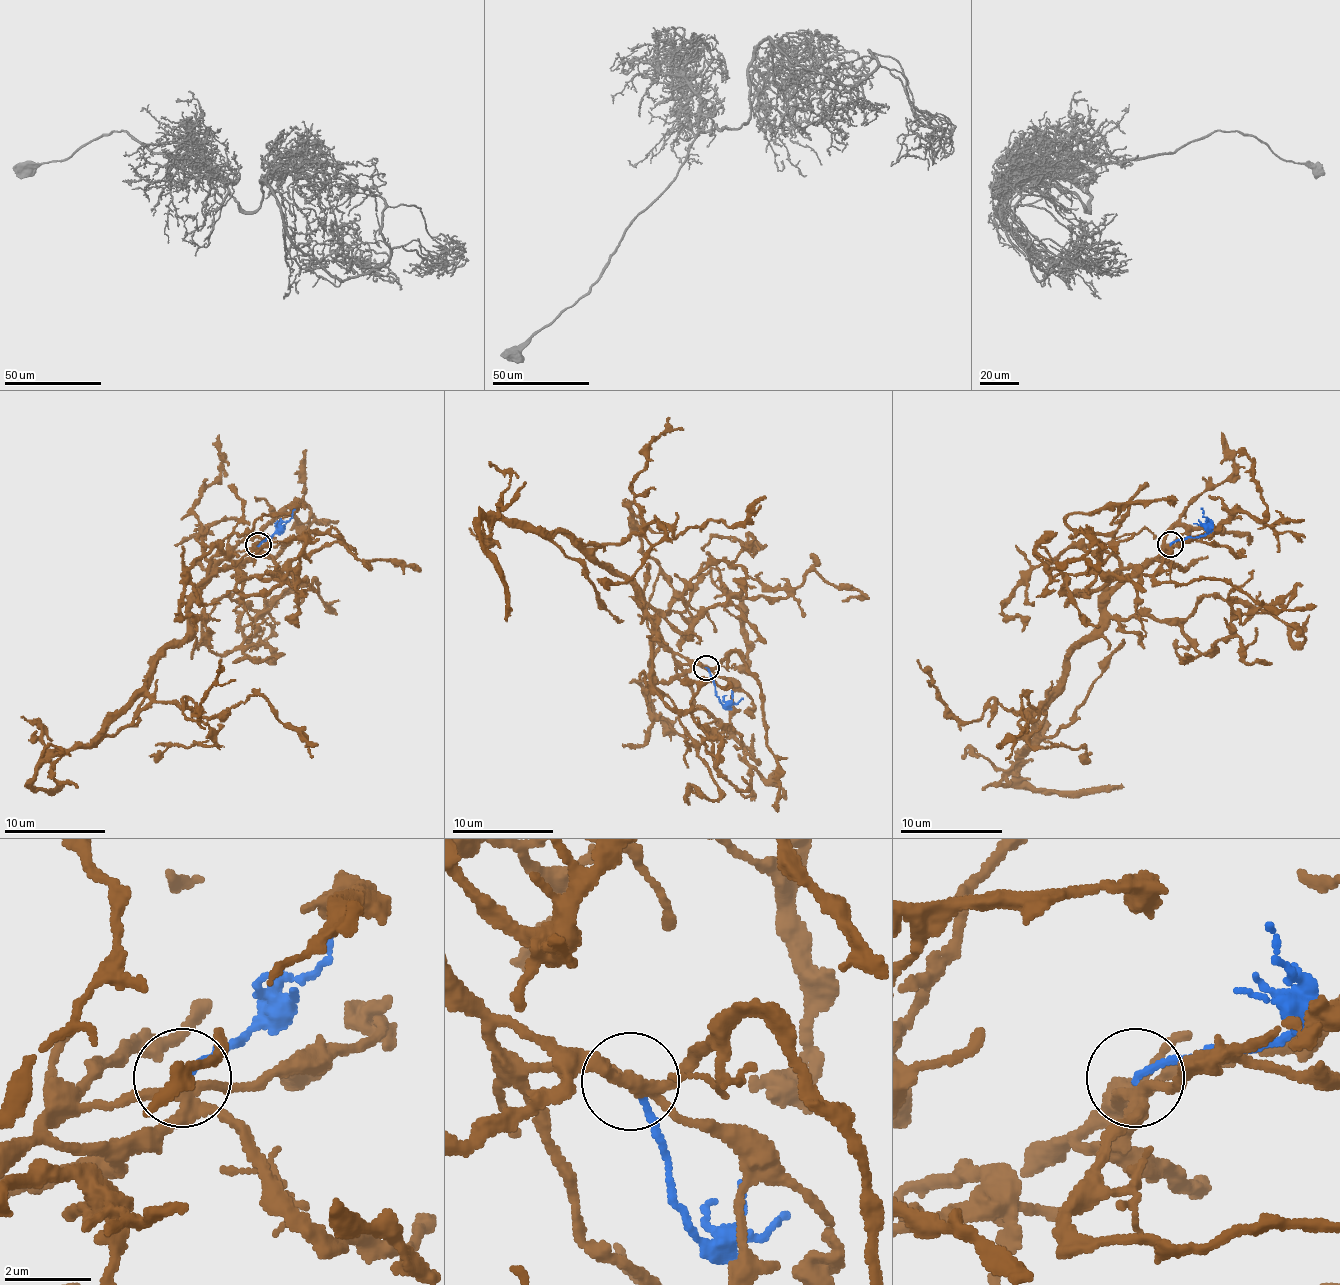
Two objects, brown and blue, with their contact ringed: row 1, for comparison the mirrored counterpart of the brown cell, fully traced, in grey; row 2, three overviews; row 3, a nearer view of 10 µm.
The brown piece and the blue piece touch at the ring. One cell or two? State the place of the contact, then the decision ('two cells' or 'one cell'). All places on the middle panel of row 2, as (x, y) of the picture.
place (706, 667); two cells

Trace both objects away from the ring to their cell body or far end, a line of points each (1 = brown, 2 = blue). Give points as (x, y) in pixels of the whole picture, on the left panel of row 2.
1: (257, 547), (212, 569), (191, 597), (189, 633), (31, 783), (52, 790), (57, 780)
2: (257, 544), (267, 539), (295, 508)

